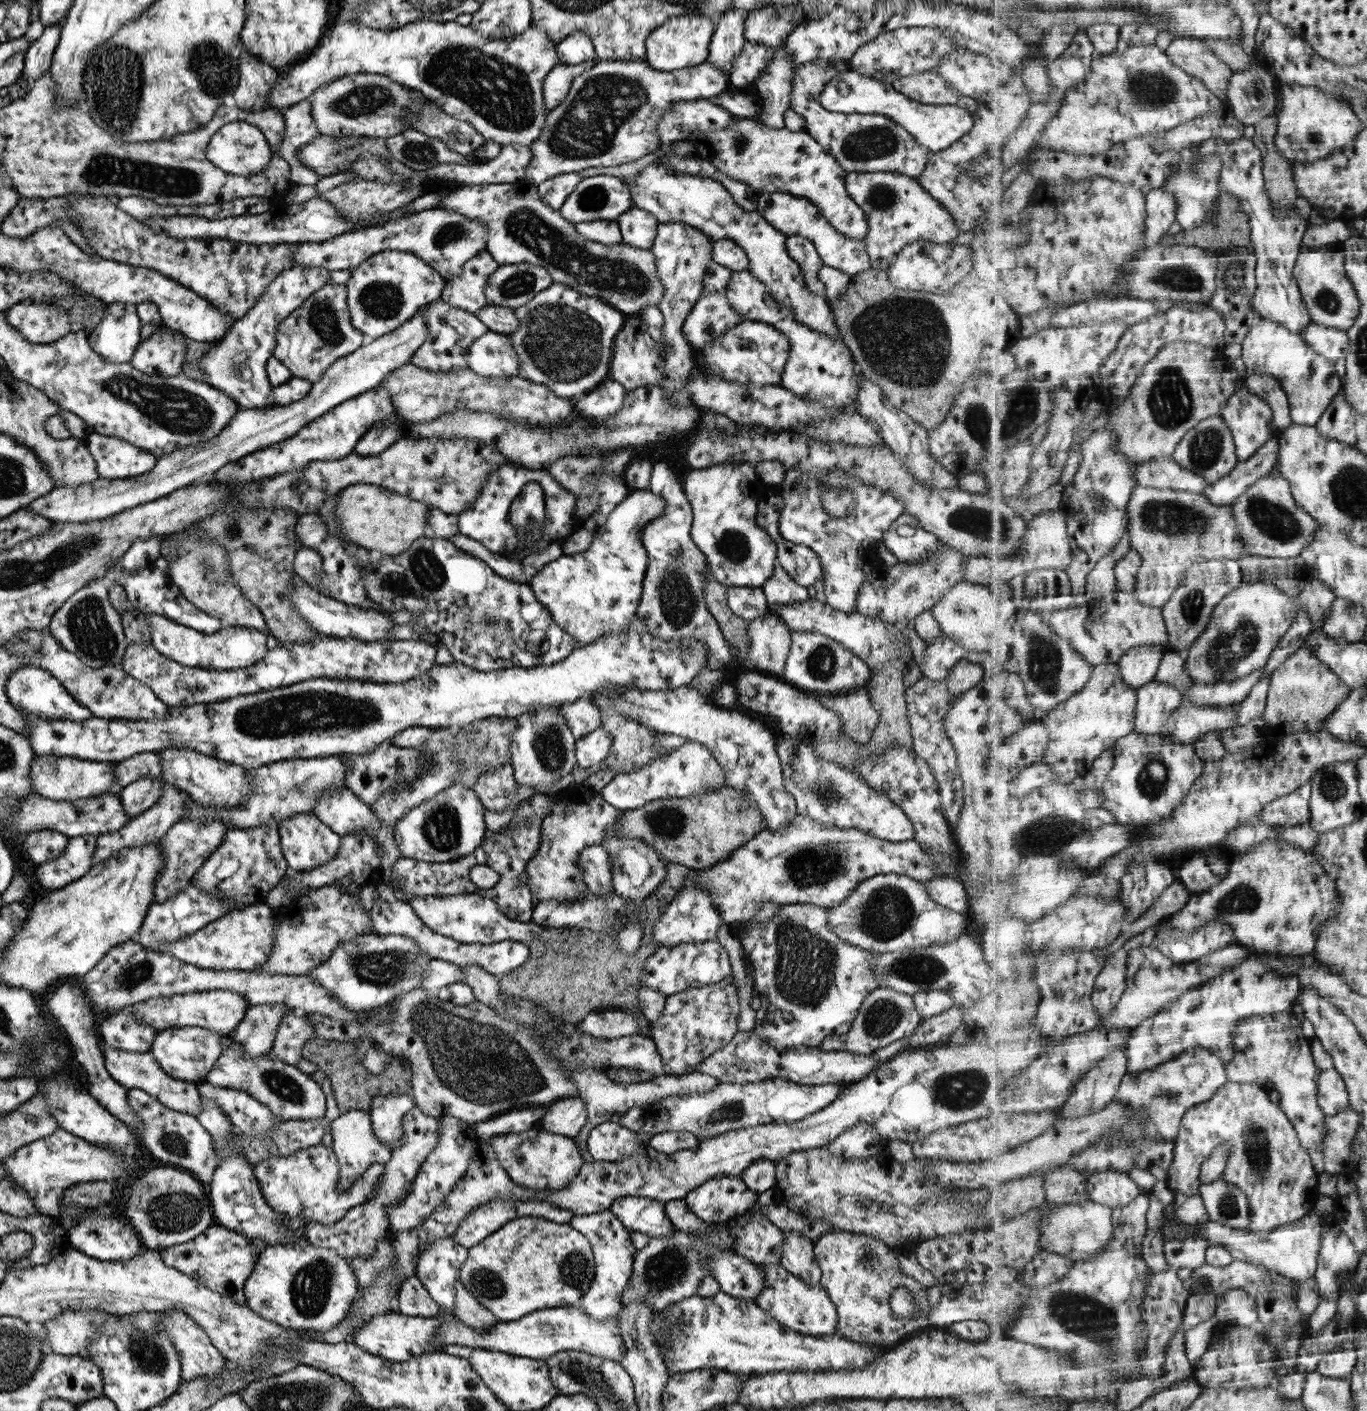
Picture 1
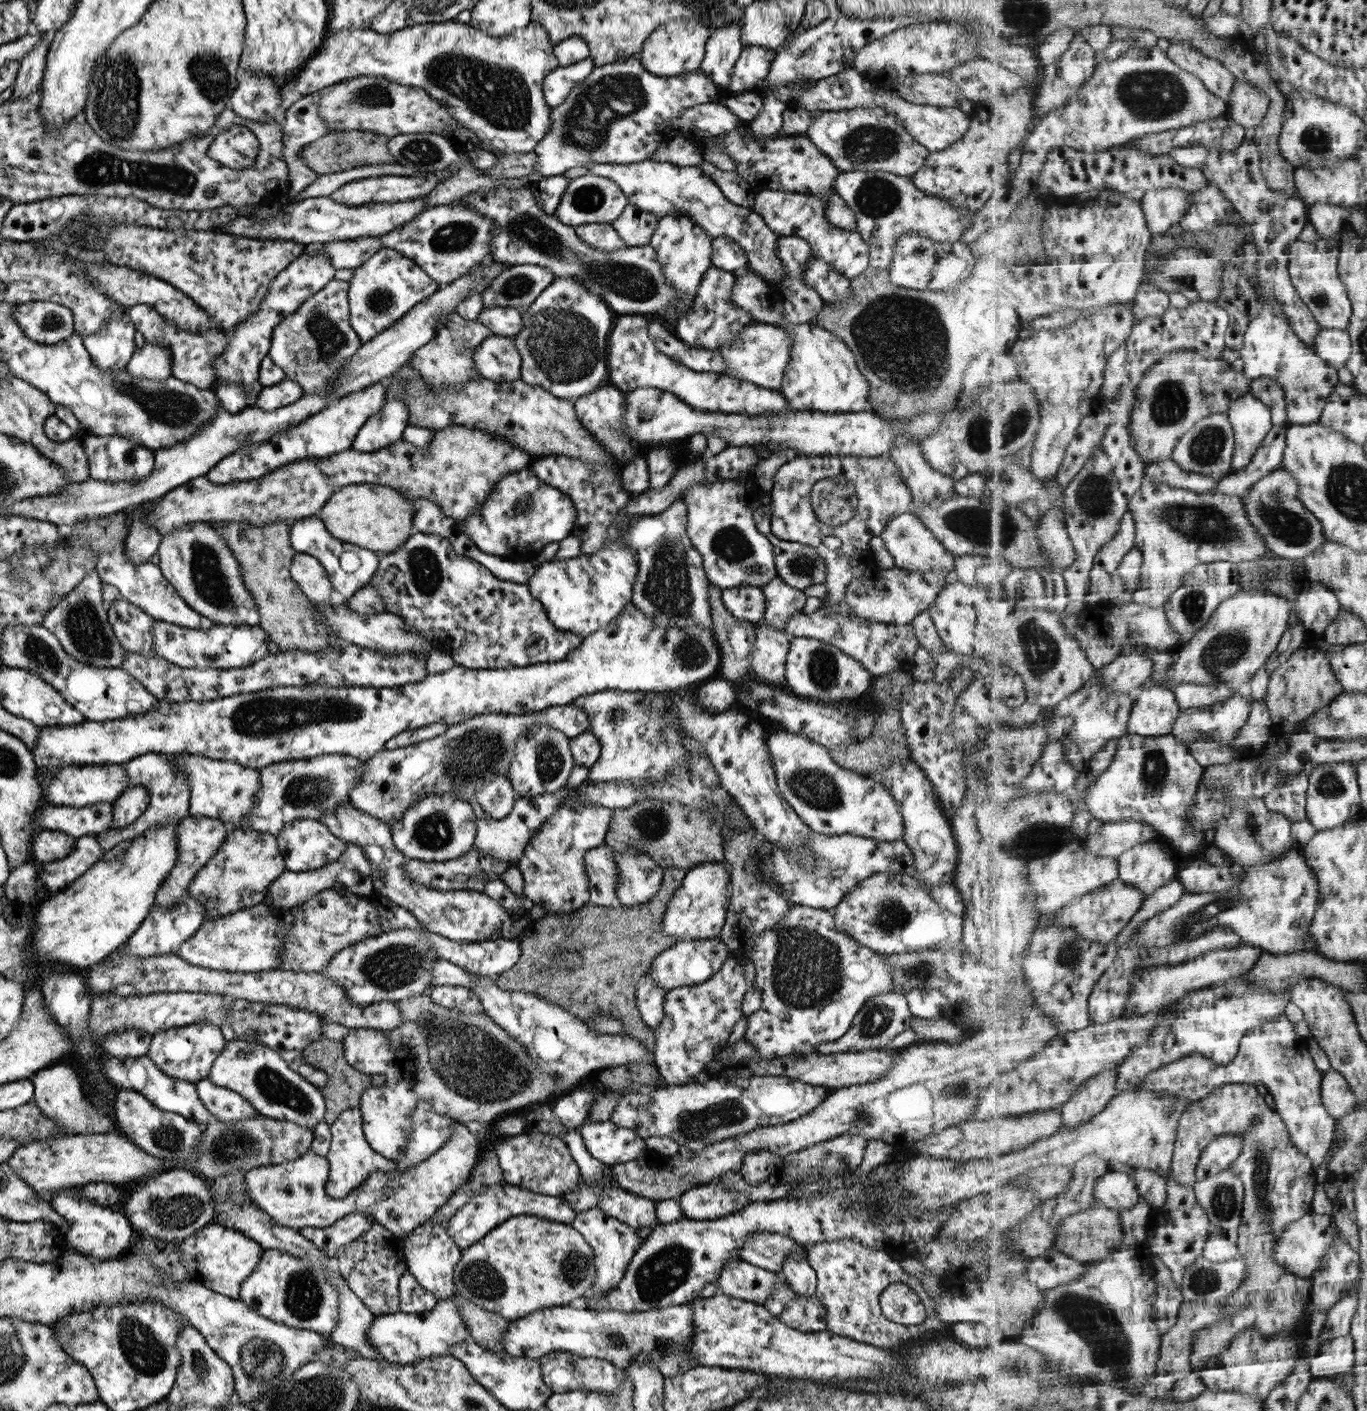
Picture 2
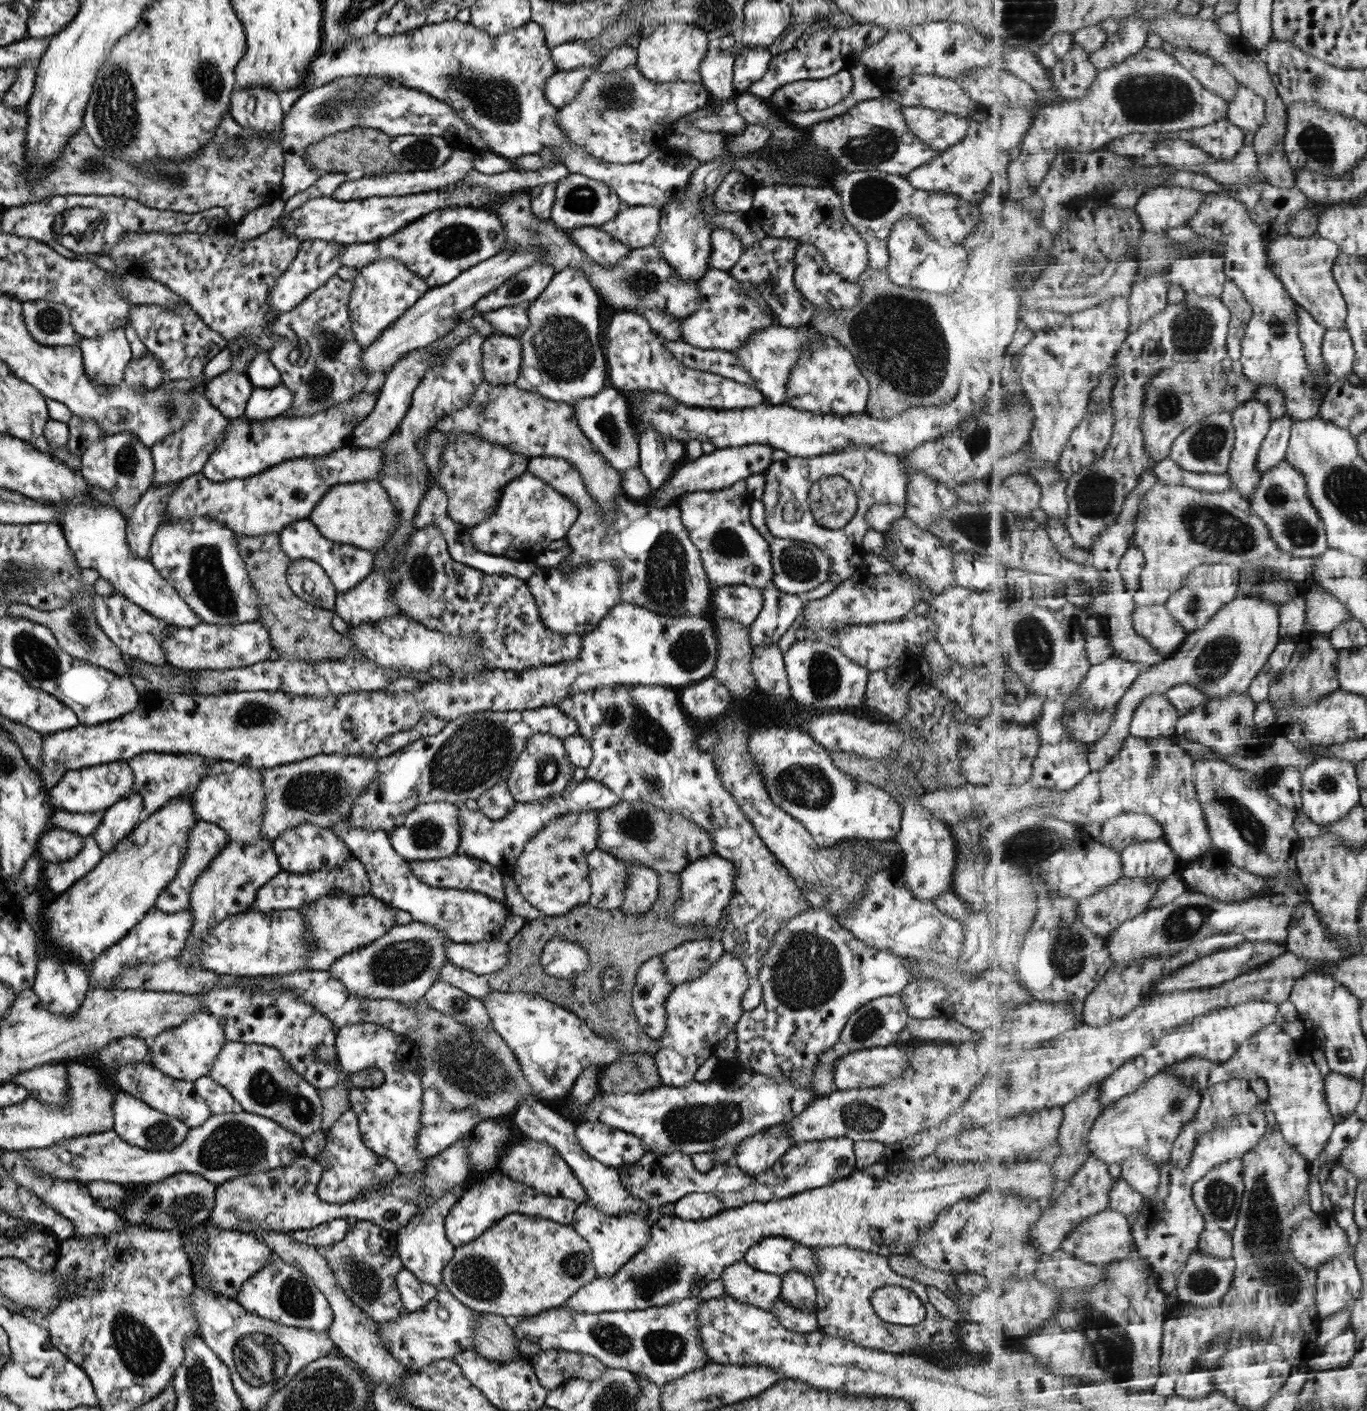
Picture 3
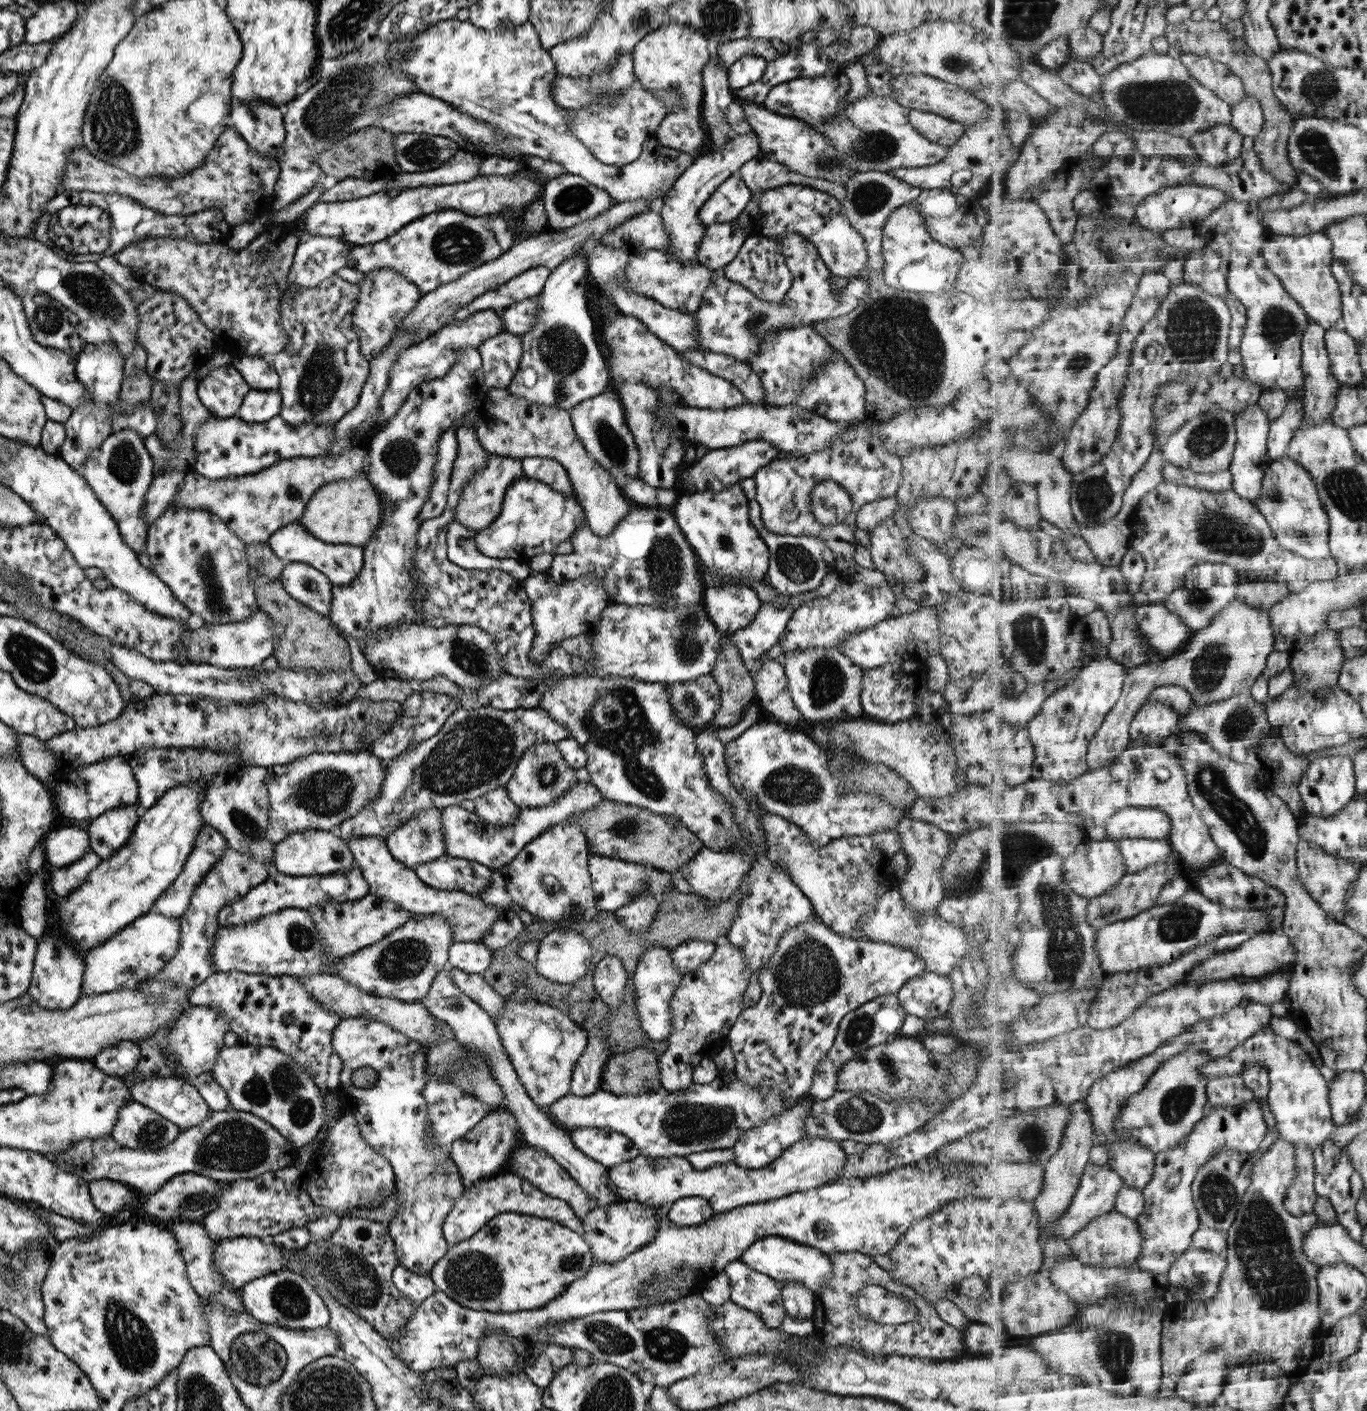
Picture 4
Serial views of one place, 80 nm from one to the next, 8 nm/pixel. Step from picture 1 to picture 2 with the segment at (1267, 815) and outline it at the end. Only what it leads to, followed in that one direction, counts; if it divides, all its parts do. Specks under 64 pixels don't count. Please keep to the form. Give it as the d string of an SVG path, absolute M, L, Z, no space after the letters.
M1305 774L1287 775L1286 783L1270 792L1265 798L1265 804L1271 812L1285 814L1294 824L1308 821L1307 817L1307 791L1310 778Z

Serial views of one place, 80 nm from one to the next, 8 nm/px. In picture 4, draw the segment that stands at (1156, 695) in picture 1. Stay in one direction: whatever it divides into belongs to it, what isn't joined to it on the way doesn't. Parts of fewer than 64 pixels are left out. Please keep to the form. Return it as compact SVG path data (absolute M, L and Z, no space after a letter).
M1146 702L1135 715L1130 735L1133 740L1160 741L1175 735L1181 715L1162 702Z

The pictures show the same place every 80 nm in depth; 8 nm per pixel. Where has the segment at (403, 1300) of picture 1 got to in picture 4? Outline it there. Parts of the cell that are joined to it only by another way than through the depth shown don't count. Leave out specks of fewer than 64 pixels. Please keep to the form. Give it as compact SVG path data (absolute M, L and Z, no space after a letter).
M399 1264L394 1266L390 1279L401 1296L415 1305L419 1305L427 1296L431 1296L436 1288L430 1277L419 1276Z

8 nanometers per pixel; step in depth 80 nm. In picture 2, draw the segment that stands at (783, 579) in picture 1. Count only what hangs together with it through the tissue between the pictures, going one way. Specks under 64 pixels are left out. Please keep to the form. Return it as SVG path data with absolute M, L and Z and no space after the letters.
M774 576L760 589L765 603L762 624L775 630L784 630L786 622L804 607L806 596L803 590L787 586L778 576Z

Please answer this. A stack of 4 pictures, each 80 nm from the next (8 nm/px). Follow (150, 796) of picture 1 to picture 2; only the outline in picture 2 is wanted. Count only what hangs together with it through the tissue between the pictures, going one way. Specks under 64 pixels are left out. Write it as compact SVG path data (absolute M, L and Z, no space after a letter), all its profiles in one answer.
M137 785L127 787L114 801L111 812L111 829L117 831L131 825L145 811L149 804L146 788Z

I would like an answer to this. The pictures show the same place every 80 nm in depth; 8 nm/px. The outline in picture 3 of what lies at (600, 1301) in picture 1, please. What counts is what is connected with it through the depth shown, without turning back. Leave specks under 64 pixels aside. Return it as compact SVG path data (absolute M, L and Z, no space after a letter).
M589 1204L578 1205L573 1213L571 1226L579 1236L582 1236L590 1246L595 1274L600 1277L610 1277L628 1261L648 1241L650 1225L647 1216L639 1213L617 1213L606 1215Z

